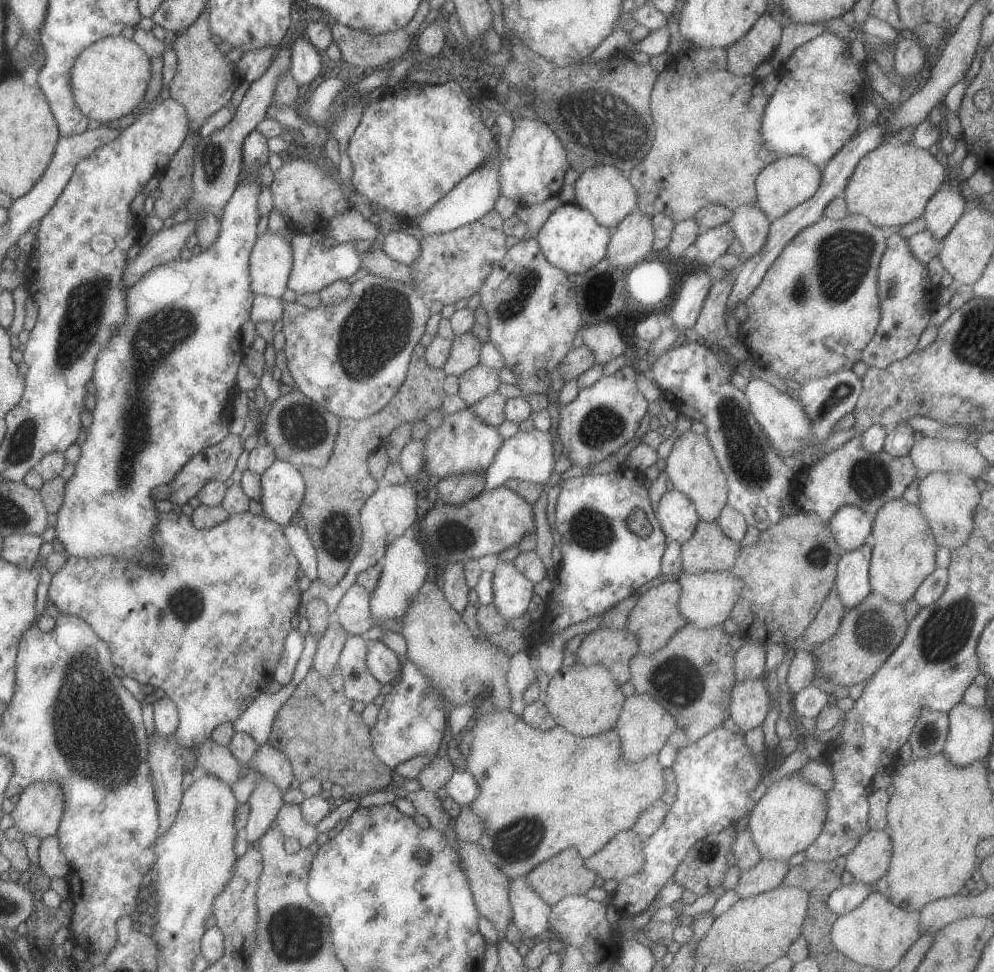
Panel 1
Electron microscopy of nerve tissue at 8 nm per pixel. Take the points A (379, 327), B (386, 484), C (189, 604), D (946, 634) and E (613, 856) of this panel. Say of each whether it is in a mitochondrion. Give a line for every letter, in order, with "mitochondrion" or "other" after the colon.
A: mitochondrion
B: other
C: mitochondrion
D: mitochondrion
E: other

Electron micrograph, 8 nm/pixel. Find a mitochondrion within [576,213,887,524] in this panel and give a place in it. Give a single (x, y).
(840, 262)

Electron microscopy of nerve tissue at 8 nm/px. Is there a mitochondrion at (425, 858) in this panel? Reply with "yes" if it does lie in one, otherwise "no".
no

